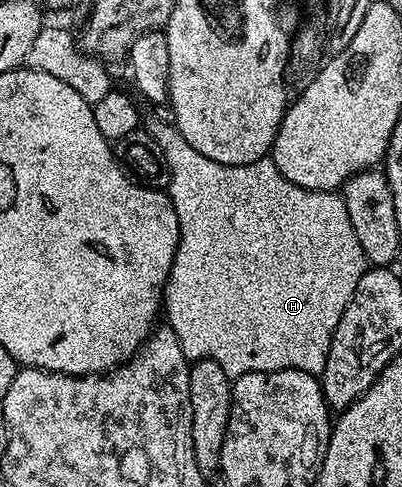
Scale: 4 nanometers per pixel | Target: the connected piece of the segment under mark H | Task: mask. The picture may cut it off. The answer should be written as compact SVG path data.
M162 119L145 120L144 129L164 149L164 161L168 161L170 185L168 194L176 209L176 221L180 225L180 237L176 257L172 261L170 276L164 292L164 319L178 334L180 349L184 349L187 359L211 359L224 369L229 377L237 377L253 371L279 371L280 369L296 369L315 377L321 376L324 365L328 361L328 349L332 345L332 337L336 333L336 325L340 325L340 317L352 301L352 293L356 293L356 284L368 270L366 254L360 249L360 241L356 241L356 229L352 229L352 221L348 221L348 209L344 205L341 194L333 191L313 191L296 185L291 179L280 173L273 158L257 159L248 165L220 165L220 161L212 161L212 157L204 157L204 153L196 153L178 128Z

